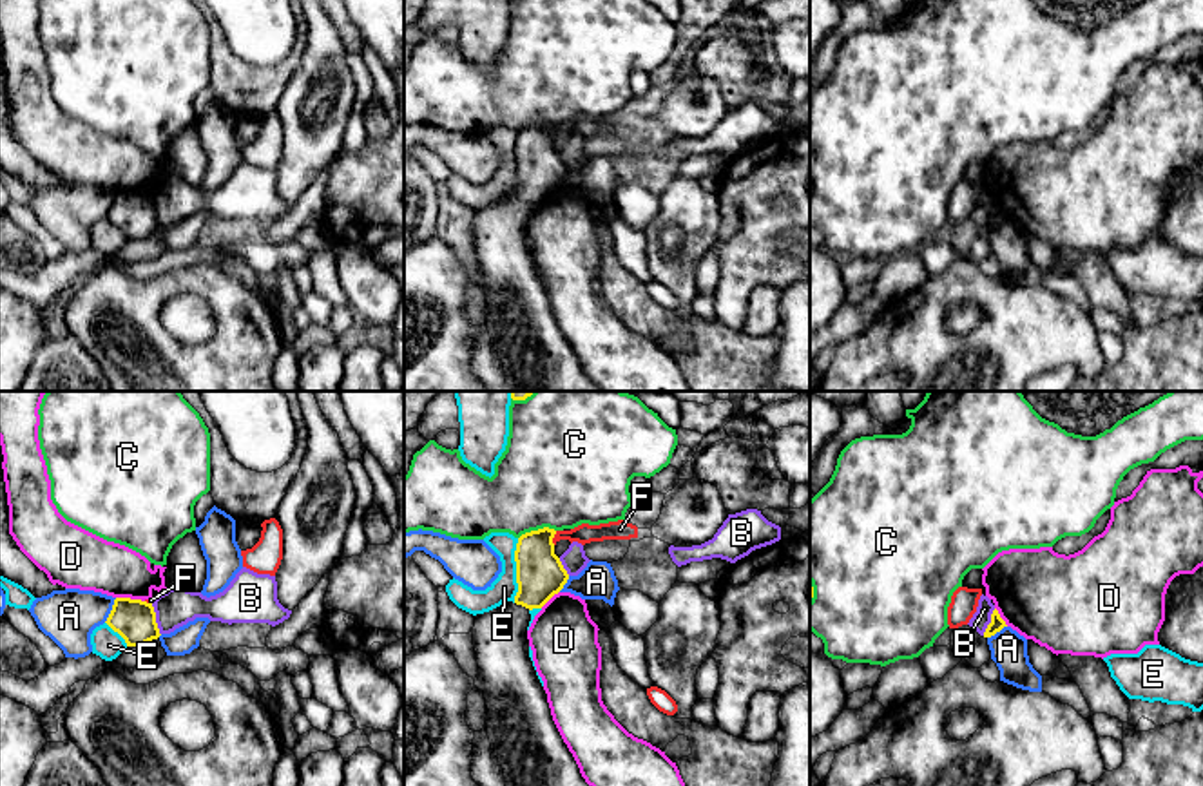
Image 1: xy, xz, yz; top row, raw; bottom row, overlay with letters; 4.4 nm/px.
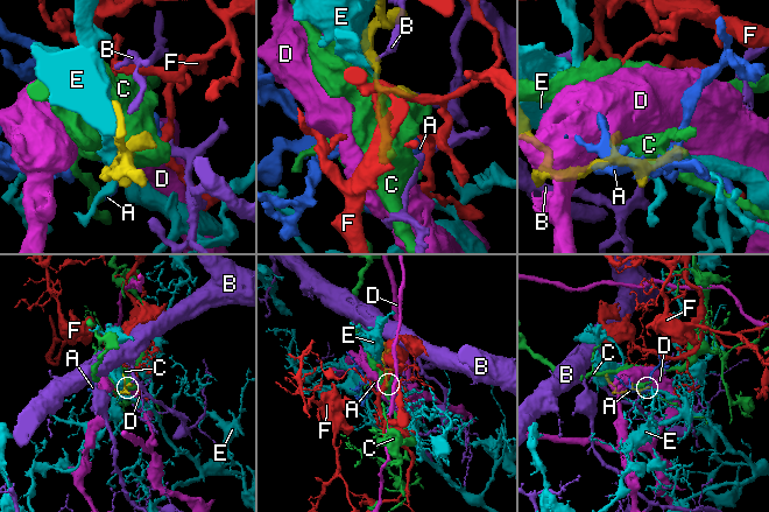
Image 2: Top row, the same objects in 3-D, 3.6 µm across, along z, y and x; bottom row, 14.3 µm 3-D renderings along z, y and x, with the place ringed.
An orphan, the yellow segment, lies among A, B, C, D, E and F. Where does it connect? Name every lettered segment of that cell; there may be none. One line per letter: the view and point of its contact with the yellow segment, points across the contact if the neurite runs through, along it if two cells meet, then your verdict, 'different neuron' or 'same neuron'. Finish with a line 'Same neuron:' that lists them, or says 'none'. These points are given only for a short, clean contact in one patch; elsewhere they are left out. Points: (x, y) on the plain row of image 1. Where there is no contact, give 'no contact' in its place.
A: xy (111, 205) | different neuron
B: xy (154, 214) | along xy (151, 198), (160, 229) | different neuron
C: xz (538, 124) | different neuron
D: xy (131, 194) | along xy (116, 191), (144, 196) | different neuron
E: xz (517, 165) | different neuron
F: xz (553, 131) | along xz (557, 125), (553, 138) | different neuron
Same neuron: none

